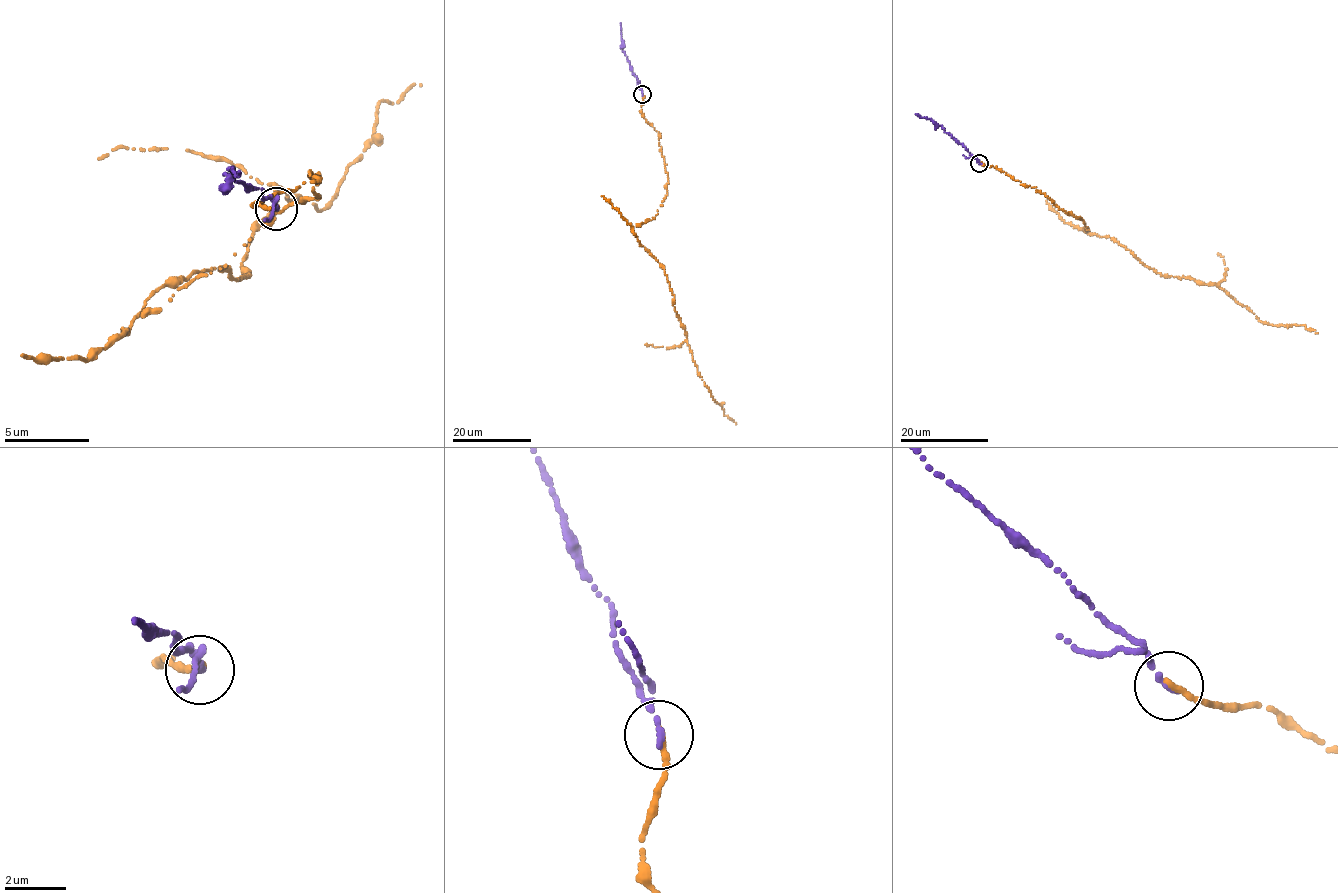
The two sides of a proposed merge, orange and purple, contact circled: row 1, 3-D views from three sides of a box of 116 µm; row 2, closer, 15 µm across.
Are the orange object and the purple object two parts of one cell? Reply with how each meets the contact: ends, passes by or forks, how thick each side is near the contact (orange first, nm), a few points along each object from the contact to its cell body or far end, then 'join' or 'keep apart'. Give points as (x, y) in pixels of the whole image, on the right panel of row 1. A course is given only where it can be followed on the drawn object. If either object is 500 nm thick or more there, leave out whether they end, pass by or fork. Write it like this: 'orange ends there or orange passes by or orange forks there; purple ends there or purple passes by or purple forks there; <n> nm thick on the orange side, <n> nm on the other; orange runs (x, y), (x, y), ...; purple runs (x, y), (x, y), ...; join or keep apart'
orange ends there; purple ends there; 200 nm thick on the orange side, 220 nm on the other; orange runs (980, 163), (1042, 192), (1089, 233), (1115, 239), (1160, 274), (1216, 284), (1260, 321), (1317, 333); purple runs (980, 163), (940, 126), (916, 114); join

